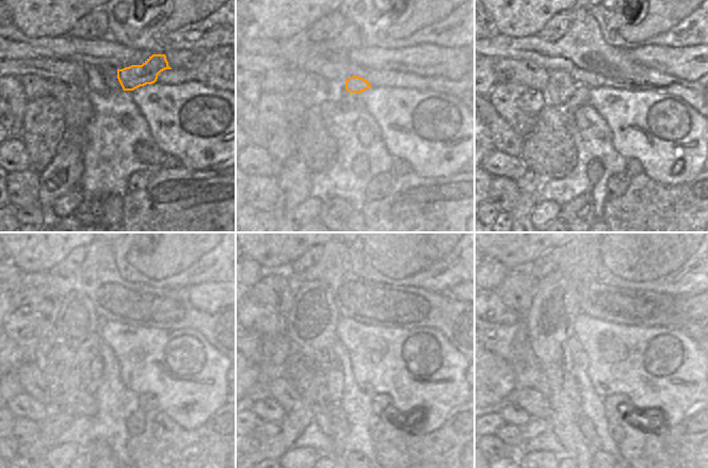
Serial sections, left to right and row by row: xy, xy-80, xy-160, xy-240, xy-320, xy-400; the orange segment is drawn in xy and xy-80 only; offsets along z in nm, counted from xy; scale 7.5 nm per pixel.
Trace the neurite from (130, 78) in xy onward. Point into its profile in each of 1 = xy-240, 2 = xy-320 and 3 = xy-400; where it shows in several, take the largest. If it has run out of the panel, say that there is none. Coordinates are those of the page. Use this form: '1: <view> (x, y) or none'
1: xy-240 (90, 350)
2: xy-320 (296, 421)
3: xy-400 (507, 449)

